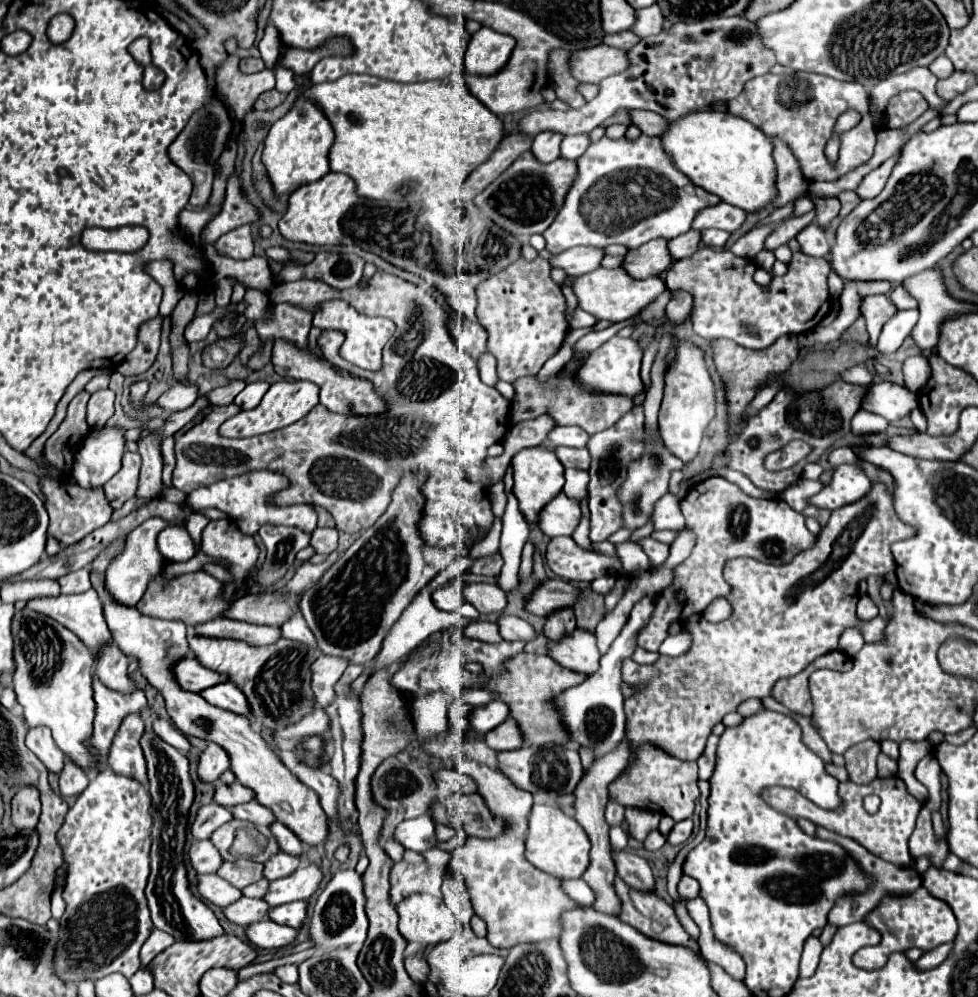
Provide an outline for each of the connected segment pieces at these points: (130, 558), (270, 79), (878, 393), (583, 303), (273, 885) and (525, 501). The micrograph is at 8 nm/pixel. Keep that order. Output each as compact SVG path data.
M150 518L128 534L126 548L124 548L122 556L118 556L106 570L104 588L106 588L106 592L110 592L112 600L126 604L126 606L134 606L142 598L142 594L146 592L148 580L152 576L156 576L164 566L164 558L160 556L160 552L156 548L156 536L166 526L168 526L168 522L164 522L162 518Z
M230 56L216 74L216 86L226 96L230 108L236 114L236 120L242 122L244 116L252 110L256 98L274 88L274 70L262 70L258 74L242 74L238 68L238 58Z
M876 382L862 400L862 408L896 422L918 408L918 396L906 386L894 382Z
M620 266L614 270L598 268L594 272L588 272L580 278L576 278L572 286L574 294L578 296L578 306L586 312L594 314L598 320L610 320L610 322L622 322L638 314L648 302L652 302L656 296L660 296L666 290L666 284L660 276L650 276L646 280L630 278L630 274Z
M316 864L300 866L294 874L270 882L268 894L264 896L270 906L282 906L296 900L308 900L322 882L322 870Z
M534 446L534 448L524 448L512 458L514 466L514 494L520 502L520 512L524 518L532 524L538 524L540 510L562 490L564 486L564 466L556 458L552 448L546 446Z

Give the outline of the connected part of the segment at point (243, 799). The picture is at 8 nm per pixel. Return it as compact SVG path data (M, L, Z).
M234 782L230 786L220 784L216 788L216 794L214 794L214 802L218 802L220 806L226 806L226 808L238 806L238 804L246 804L252 798L254 798L254 792L250 788L246 788L246 786L242 786L240 782Z

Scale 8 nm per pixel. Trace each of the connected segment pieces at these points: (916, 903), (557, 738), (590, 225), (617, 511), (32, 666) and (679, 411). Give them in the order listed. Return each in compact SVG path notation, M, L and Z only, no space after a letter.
M920 886L910 896L902 896L902 898L888 896L880 904L878 910L874 910L866 916L866 923L880 932L881 941L877 946L882 948L881 957L874 957L873 947L870 947L870 955L852 958L856 967L866 970L882 968L880 967L880 960L885 960L892 952L904 952L904 950L914 948L914 946L928 952L928 950L940 946L944 942L952 942L956 938L956 932L958 932L958 922L956 922L952 908L944 900L934 898L924 886Z
M522 652L520 656L506 662L506 672L494 676L494 680L488 684L488 690L498 692L500 700L504 700L510 706L512 718L520 724L528 746L532 746L532 744L542 746L546 742L564 744L568 740L568 734L562 728L562 724L560 724L554 708L548 704L548 700L552 700L558 692L562 692L562 688L576 686L584 680L586 680L584 674L562 668L550 656L538 656L538 654Z
M602 136L598 142L590 144L590 148L584 152L584 156L578 158L578 178L574 180L564 208L556 216L556 220L550 224L550 228L544 232L546 238L546 250L552 254L560 254L574 246L596 246L606 248L610 244L624 244L628 248L638 248L654 238L676 238L690 230L694 216L708 206L714 206L722 202L720 196L714 196L696 184L690 182L690 178L674 166L674 160L664 152L662 142L658 138L640 136L636 140L630 138L618 138L612 140L608 136Z
M642 406L632 408L626 412L614 428L608 428L604 432L598 432L590 436L588 440L588 450L592 454L592 466L590 466L590 486L588 486L588 508L590 508L590 542L602 542L616 530L620 530L620 514L622 514L622 504L618 502L616 488L620 486L622 478L626 476L626 464L634 458L638 458L644 450L642 444L642 432L644 432L644 410Z
M28 606L14 612L12 632L16 662L14 692L24 708L24 720L28 726L48 726L58 748L88 770L94 764L92 750L86 744L96 716L96 702L92 698L94 656L90 656L90 650L74 632Z
M680 342L678 358L670 372L666 374L664 400L658 416L660 432L666 446L676 454L684 464L690 464L700 448L702 432L708 422L714 418L714 384L704 364L704 354L688 342Z

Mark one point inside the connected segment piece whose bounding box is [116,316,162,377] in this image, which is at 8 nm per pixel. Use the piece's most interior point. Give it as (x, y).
(143, 356)

